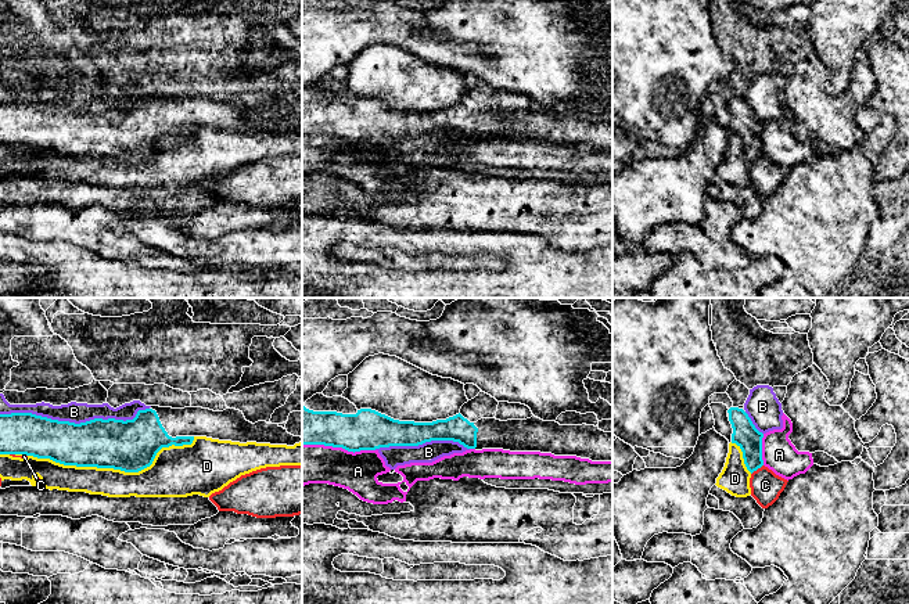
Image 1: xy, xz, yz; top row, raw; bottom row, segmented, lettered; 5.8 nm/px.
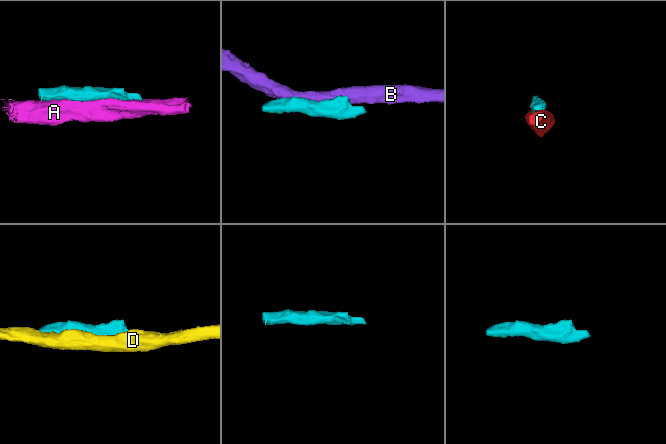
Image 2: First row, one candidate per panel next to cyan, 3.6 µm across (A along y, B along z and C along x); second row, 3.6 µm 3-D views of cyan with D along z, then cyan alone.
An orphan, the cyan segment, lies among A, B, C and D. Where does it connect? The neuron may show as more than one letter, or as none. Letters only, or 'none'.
none

